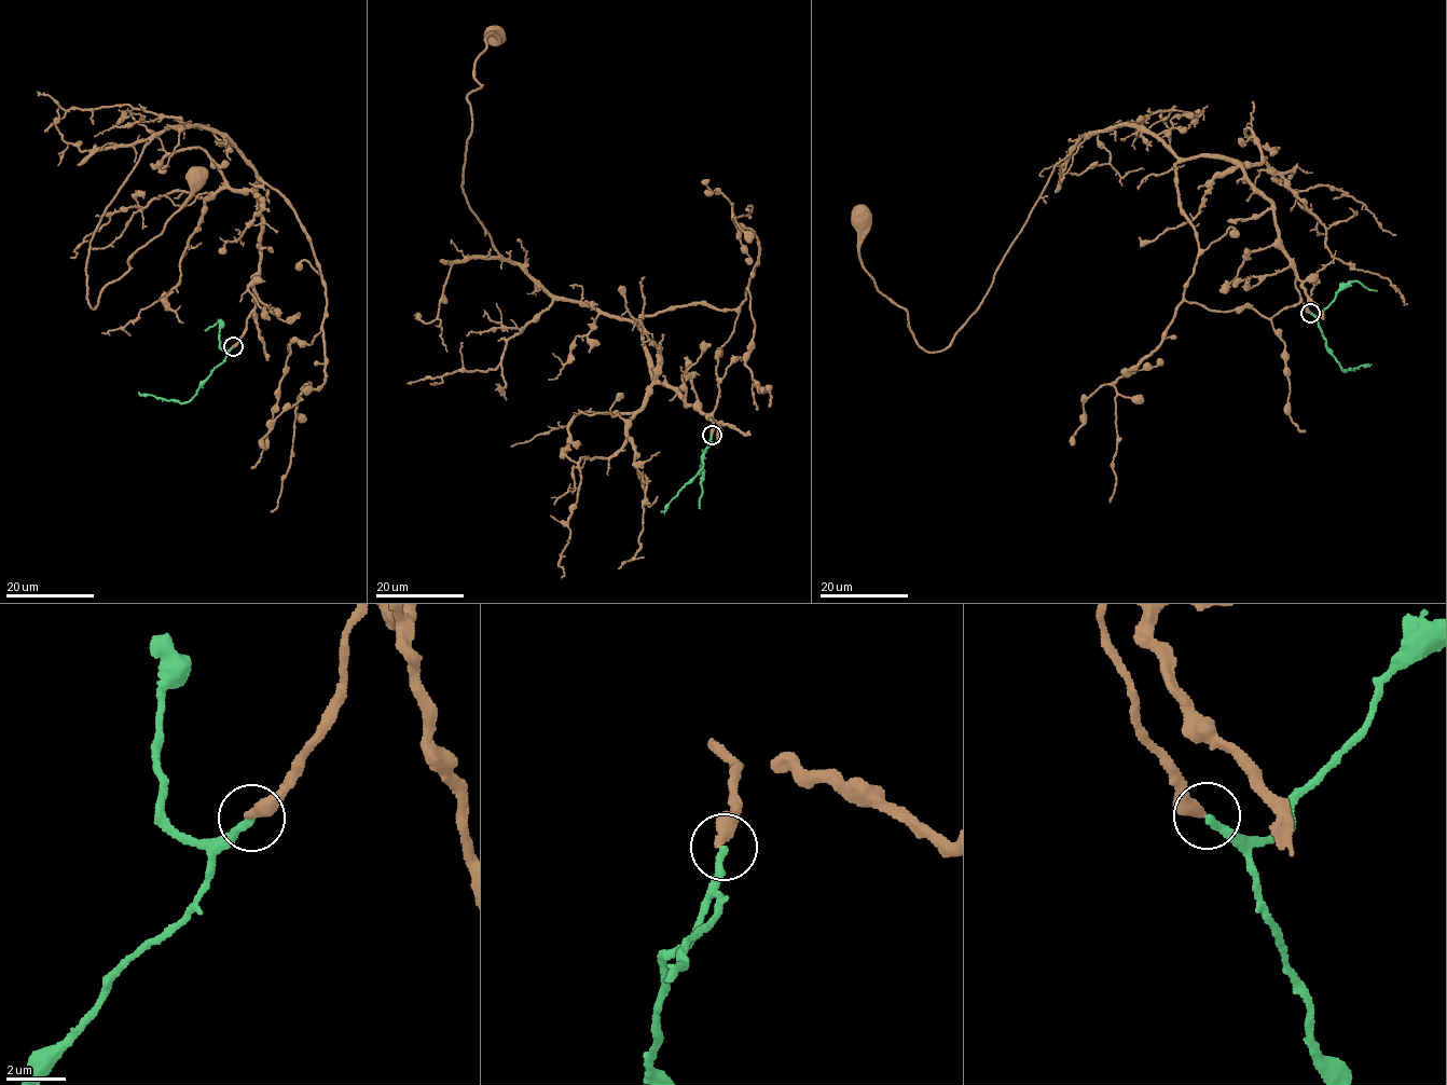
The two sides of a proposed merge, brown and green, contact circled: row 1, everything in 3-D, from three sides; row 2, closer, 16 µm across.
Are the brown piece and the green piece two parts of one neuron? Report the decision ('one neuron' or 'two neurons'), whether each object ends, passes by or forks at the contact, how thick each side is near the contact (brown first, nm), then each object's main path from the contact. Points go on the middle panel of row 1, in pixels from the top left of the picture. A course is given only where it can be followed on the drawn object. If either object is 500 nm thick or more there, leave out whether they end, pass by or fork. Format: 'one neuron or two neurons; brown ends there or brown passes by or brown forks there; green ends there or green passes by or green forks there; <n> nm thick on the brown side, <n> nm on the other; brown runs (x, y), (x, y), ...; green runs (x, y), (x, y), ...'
one neuron; brown ends there; green ends there; 440 nm thick on the brown side, 240 nm on the other; brown runs (711, 435), (712, 417), (652, 371), (636, 325), (538, 288), (501, 260), (467, 201), (466, 98), (495, 36); green runs (712, 435), (703, 455), (703, 465), (660, 512)

